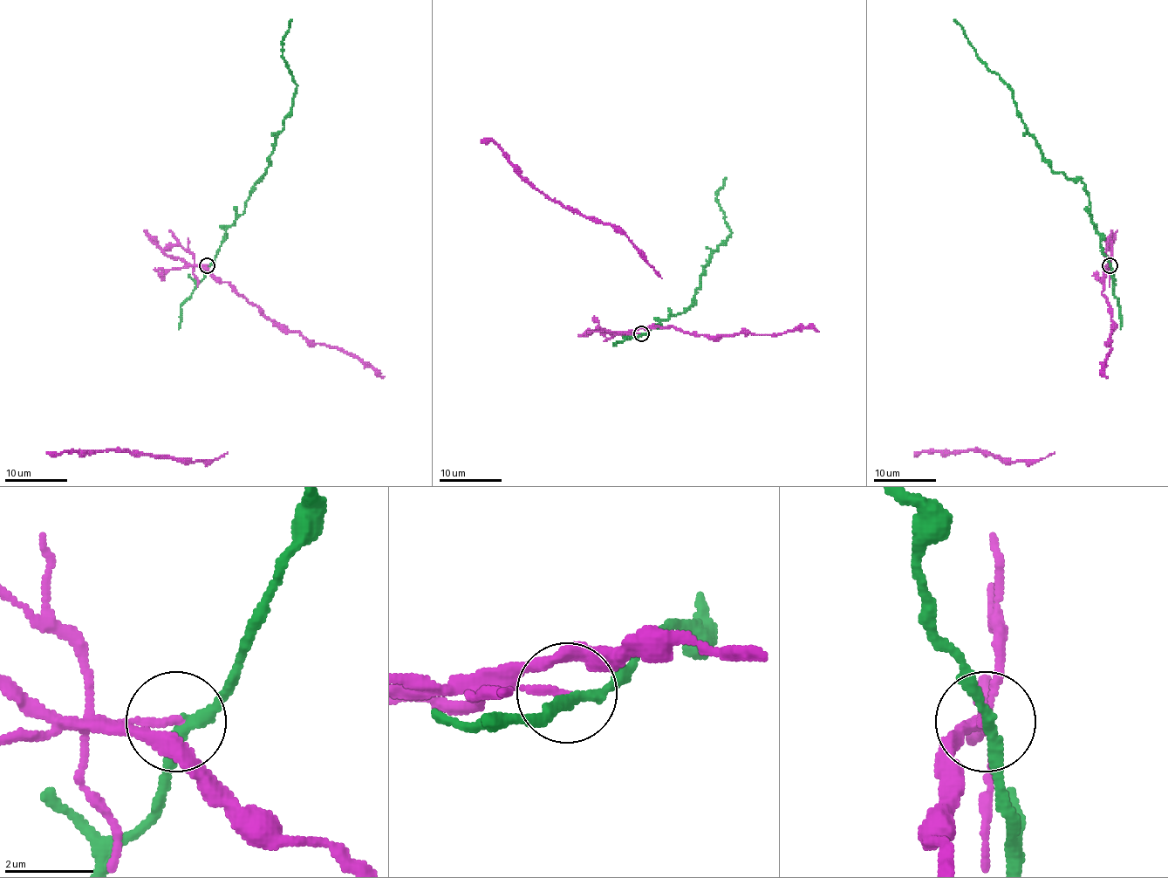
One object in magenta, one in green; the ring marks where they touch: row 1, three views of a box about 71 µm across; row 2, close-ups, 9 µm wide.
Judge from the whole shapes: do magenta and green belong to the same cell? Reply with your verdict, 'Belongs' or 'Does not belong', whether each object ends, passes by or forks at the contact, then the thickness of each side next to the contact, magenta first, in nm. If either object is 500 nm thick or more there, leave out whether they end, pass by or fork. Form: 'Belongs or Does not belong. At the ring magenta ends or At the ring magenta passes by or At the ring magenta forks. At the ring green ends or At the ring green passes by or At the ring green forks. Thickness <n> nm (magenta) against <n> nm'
Does not belong. At the ring magenta ends. At the ring green passes by. Thickness 190 nm (magenta) against 240 nm

